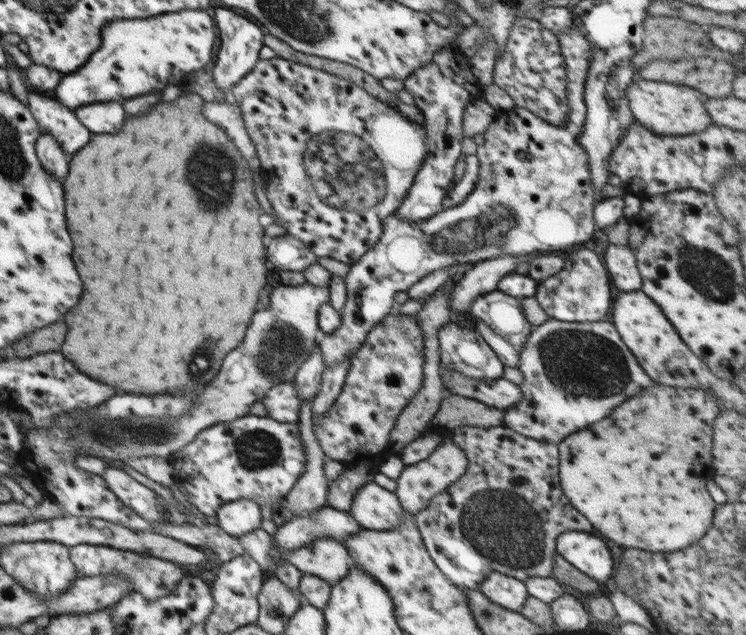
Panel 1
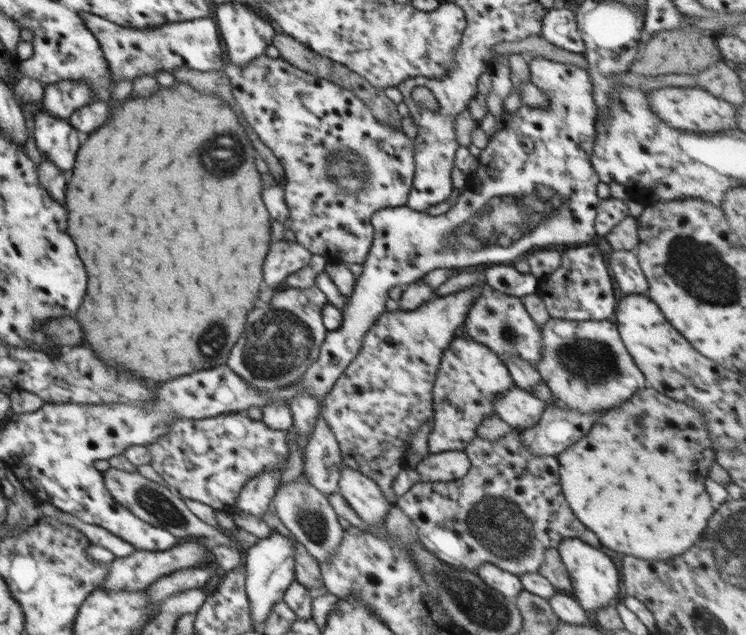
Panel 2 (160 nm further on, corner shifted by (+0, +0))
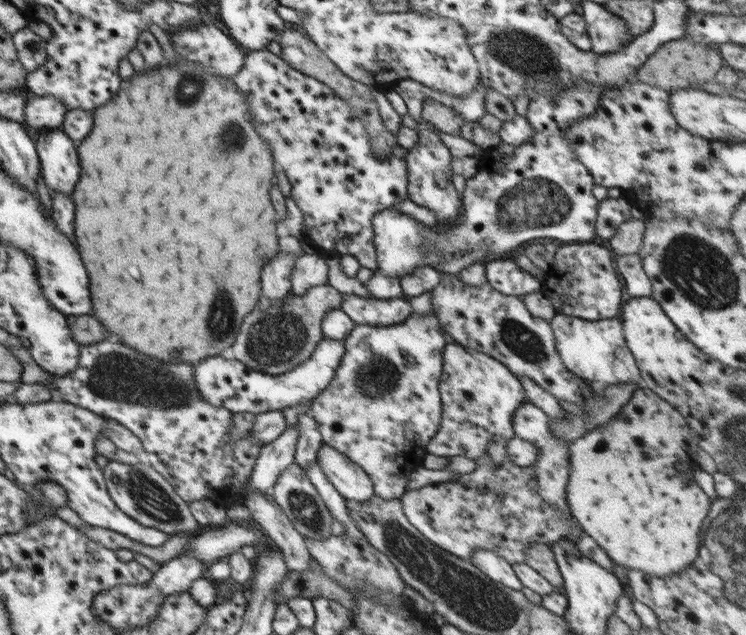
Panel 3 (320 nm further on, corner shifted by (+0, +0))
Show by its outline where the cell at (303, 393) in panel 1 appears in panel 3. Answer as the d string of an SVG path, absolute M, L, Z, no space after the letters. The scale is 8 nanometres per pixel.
M310 412L298 417L299 437L295 450L295 465L305 471L317 460L318 449L323 443L318 423Z

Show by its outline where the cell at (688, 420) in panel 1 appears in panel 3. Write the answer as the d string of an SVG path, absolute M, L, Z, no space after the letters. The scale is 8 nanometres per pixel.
M640 386L616 418L570 443L571 469L566 485L569 512L583 532L594 538L616 564L629 570L642 570L656 578L667 578L696 560L702 522L710 512L710 498L694 482L693 470L699 467L697 450L700 446L691 432L685 418L669 402Z

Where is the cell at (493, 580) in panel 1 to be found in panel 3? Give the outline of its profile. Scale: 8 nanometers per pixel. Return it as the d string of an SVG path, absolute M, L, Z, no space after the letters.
M486 549L474 550L470 562L487 577L496 582L501 582L504 586L514 590L521 590L523 587L512 566L504 558L500 558L496 552L490 552L490 550Z

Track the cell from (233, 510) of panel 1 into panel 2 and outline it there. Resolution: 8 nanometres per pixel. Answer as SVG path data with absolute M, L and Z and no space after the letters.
M262 471L242 488L236 500L237 512L250 516L262 517L269 512L268 506L273 502L280 483L280 471Z

